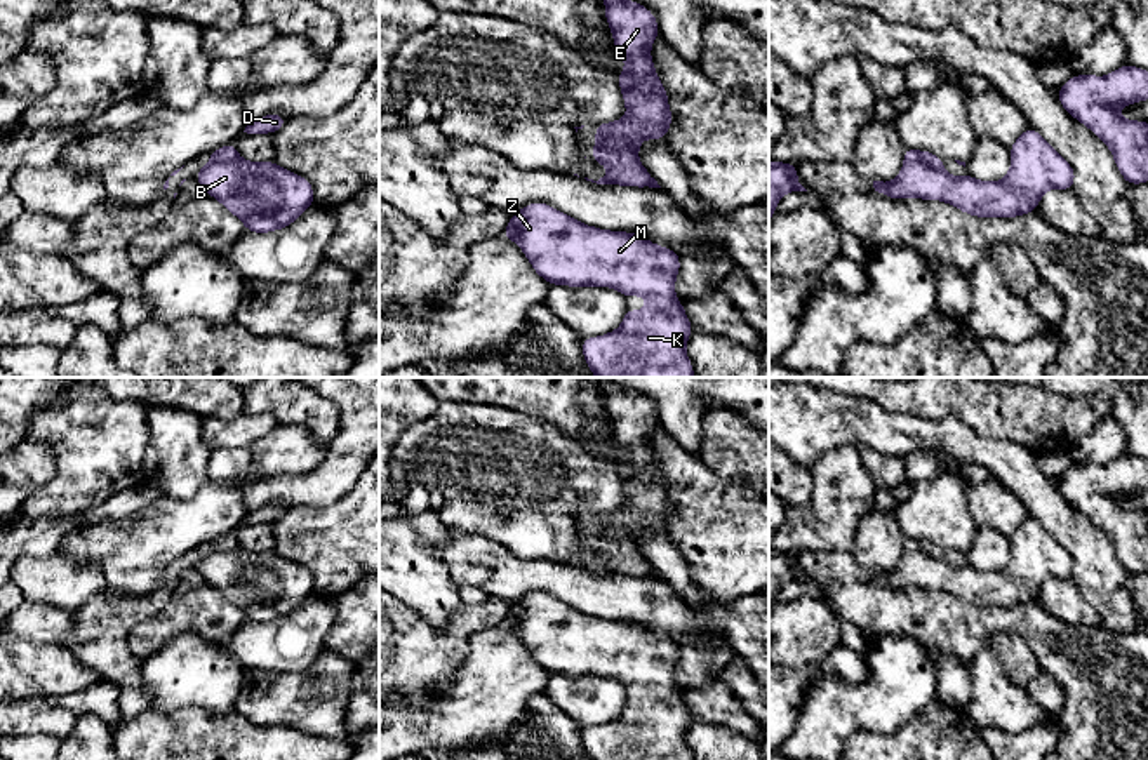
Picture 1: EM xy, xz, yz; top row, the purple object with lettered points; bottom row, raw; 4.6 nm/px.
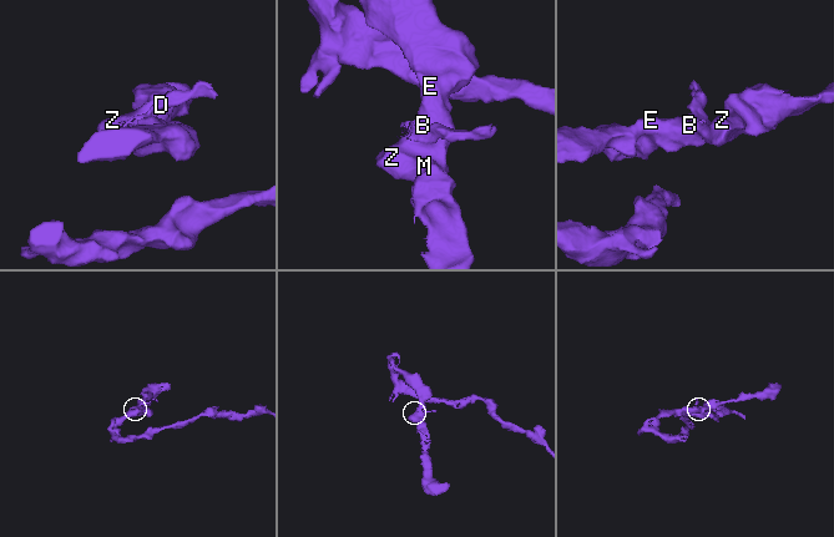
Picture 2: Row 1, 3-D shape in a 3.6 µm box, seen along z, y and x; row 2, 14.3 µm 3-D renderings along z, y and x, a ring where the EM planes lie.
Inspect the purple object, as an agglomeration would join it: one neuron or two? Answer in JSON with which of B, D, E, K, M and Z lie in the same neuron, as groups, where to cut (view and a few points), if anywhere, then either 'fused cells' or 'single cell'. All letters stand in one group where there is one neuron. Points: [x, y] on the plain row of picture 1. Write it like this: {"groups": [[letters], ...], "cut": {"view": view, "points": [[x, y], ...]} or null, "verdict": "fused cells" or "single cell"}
{"groups": [["B", "E", "K", "M", "Z"], ["D"]], "cut": {"view": "xz", "points": [[600, 513], [606, 527], [623, 531], [635, 545]]}, "verdict": "fused cells"}

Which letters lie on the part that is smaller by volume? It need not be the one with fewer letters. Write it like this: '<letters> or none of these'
D

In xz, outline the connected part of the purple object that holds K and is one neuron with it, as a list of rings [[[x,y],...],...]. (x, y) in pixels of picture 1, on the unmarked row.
[[[532,591],[510,605],[501,626],[517,631],[532,659],[550,675],[611,677],[624,687],[645,687],[647,699],[626,699],[616,720],[581,730],[583,748],[591,760],[694,760],[685,743],[694,718],[675,685],[680,661],[675,640],[638,623],[588,616],[543,591]]]

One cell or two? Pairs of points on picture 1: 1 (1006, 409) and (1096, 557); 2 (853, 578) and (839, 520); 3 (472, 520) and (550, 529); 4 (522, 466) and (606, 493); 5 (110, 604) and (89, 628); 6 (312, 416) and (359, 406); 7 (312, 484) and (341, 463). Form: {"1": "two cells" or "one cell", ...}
{"1": "two cells", "2": "two cells", "3": "one cell", "4": "one cell", "5": "one cell", "6": "two cells", "7": "one cell"}

